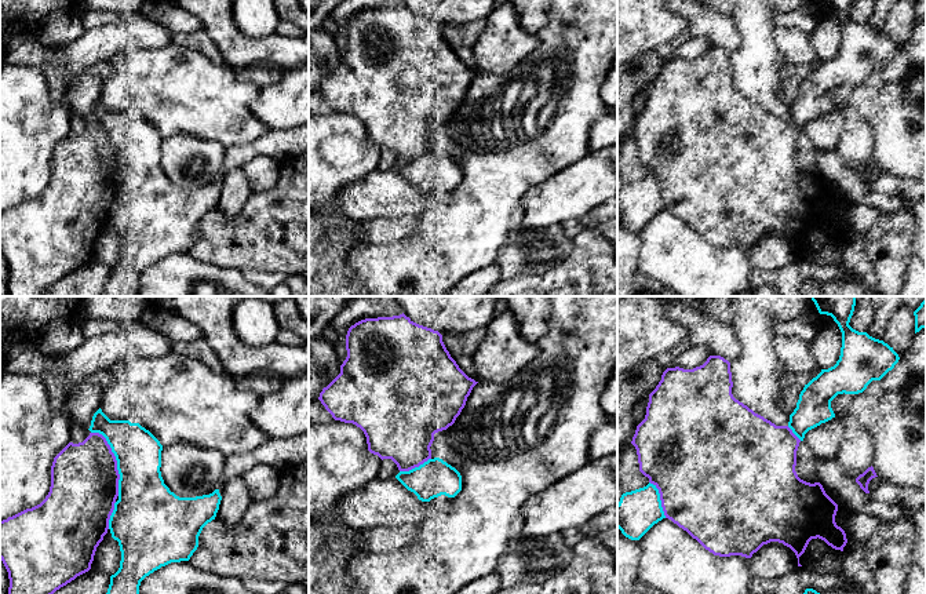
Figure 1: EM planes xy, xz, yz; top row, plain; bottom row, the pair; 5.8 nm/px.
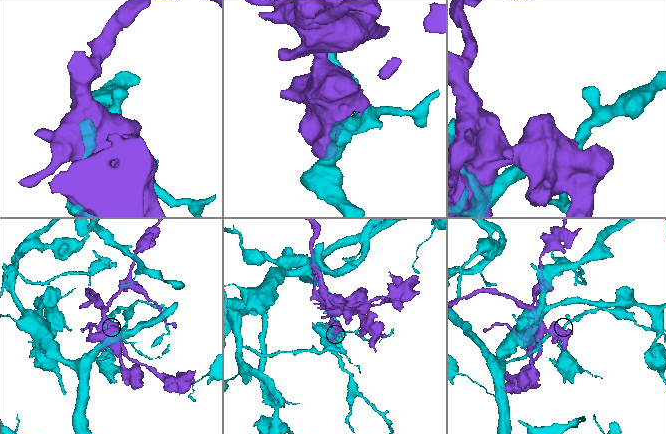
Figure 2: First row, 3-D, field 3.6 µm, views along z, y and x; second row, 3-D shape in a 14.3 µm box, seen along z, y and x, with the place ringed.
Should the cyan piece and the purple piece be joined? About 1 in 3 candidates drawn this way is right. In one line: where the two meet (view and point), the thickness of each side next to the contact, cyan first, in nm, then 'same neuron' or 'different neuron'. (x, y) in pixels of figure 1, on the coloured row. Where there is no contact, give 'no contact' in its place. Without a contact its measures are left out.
xy (116, 459) | 280/400 nm | different neuron

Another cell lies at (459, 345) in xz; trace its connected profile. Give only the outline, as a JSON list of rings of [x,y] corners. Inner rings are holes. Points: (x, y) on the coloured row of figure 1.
[[[485,329],[442,335],[442,342],[459,368],[478,382],[473,356],[485,338]]]

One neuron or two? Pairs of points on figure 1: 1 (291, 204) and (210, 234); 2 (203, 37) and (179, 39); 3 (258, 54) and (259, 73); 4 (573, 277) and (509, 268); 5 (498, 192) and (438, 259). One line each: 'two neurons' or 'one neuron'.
1: one neuron
2: one neuron
3: two neurons
4: two neurons
5: one neuron

